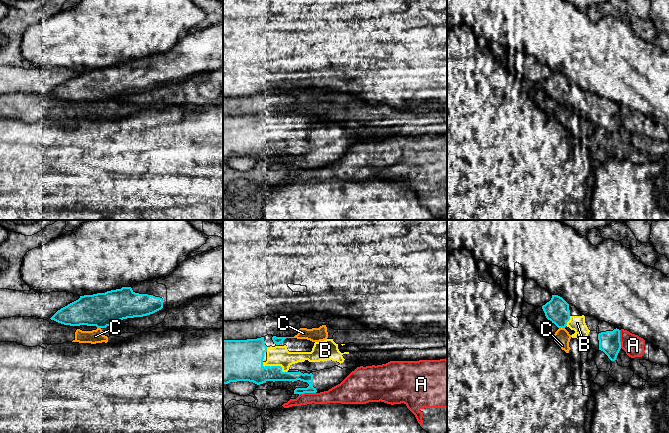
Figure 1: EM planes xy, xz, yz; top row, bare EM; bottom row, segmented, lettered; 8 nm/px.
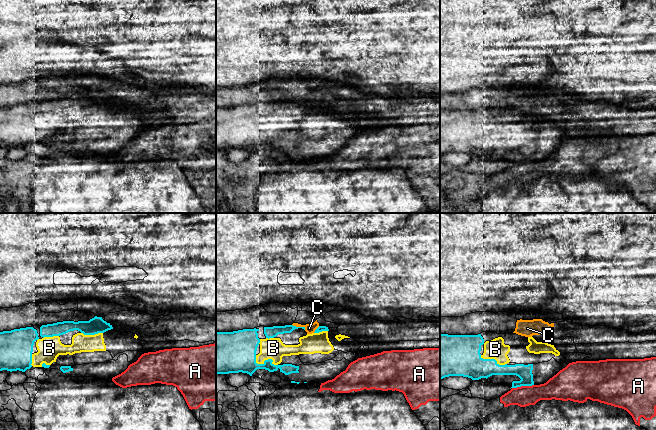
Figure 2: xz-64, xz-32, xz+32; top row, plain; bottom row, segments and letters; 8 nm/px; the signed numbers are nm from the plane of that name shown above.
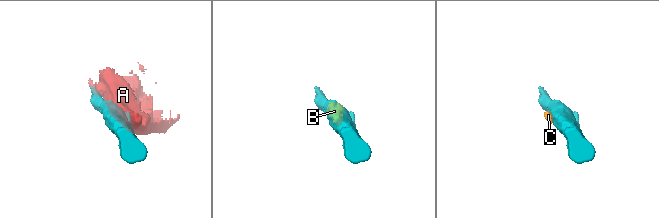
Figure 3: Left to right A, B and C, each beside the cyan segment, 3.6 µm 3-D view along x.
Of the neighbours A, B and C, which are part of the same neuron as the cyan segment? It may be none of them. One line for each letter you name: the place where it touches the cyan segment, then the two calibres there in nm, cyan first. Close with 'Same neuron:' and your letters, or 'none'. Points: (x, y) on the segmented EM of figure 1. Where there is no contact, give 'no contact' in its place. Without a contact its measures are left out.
B: xz (275, 366) | 280/160 nm
Same neuron: B

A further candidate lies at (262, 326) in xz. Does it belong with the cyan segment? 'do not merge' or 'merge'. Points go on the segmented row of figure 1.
do not merge

